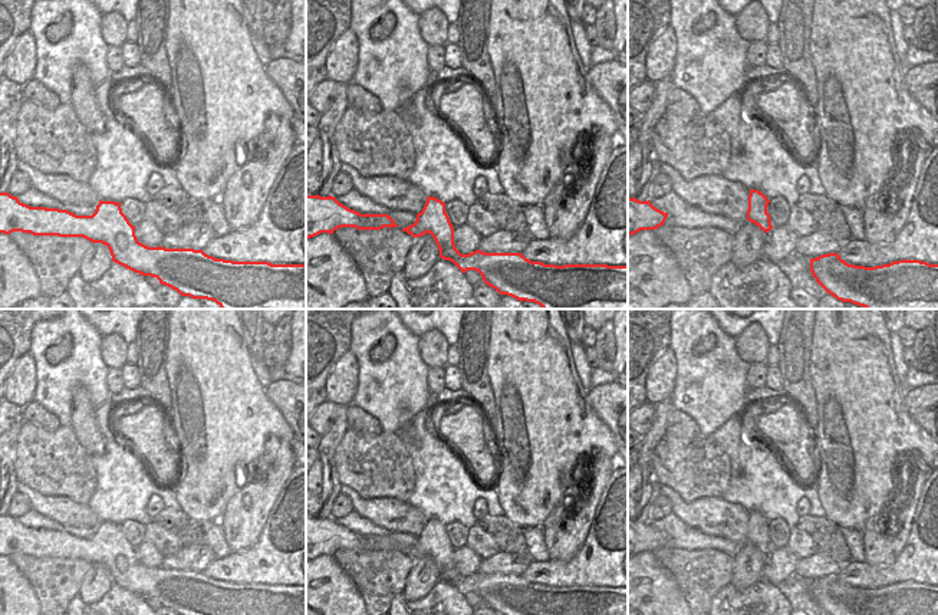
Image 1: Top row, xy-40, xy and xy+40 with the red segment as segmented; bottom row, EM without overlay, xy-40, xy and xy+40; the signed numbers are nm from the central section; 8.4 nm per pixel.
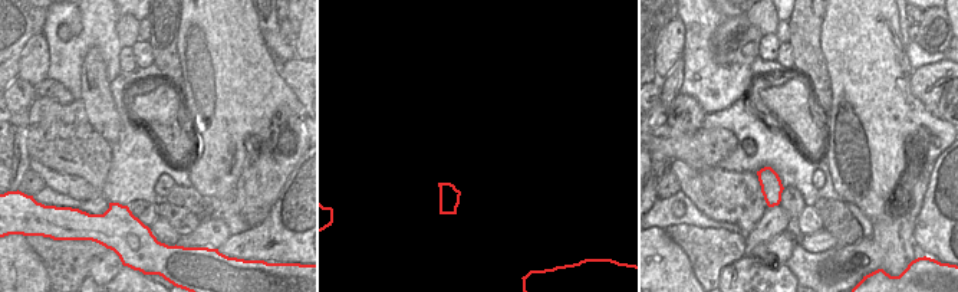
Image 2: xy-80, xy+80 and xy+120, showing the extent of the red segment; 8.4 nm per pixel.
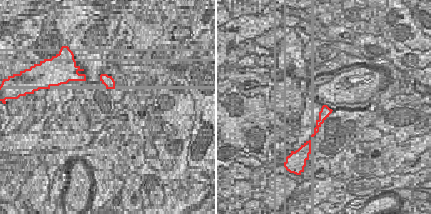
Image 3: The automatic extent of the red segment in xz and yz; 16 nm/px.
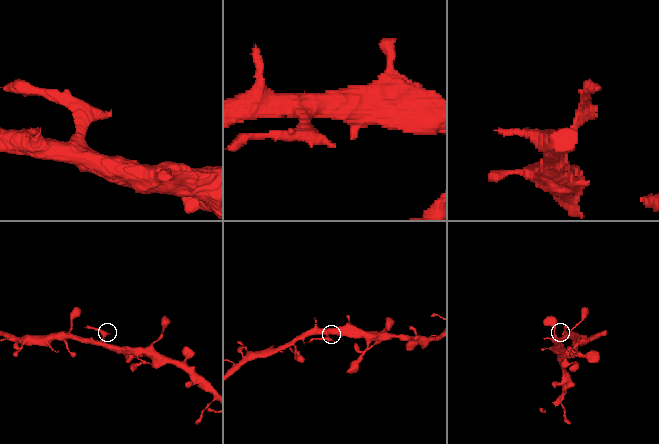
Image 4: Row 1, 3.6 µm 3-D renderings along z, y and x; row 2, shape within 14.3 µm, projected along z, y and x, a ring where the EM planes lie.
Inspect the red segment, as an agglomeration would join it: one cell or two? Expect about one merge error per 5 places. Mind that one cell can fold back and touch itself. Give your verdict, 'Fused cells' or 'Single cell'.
Fused cells.

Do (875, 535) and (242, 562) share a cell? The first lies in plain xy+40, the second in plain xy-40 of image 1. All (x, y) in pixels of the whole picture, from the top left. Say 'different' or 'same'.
different

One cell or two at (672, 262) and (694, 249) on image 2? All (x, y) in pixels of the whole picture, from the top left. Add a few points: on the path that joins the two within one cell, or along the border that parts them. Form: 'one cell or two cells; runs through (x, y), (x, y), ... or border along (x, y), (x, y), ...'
two cells; border along (664, 230), (684, 252), (697, 276)

